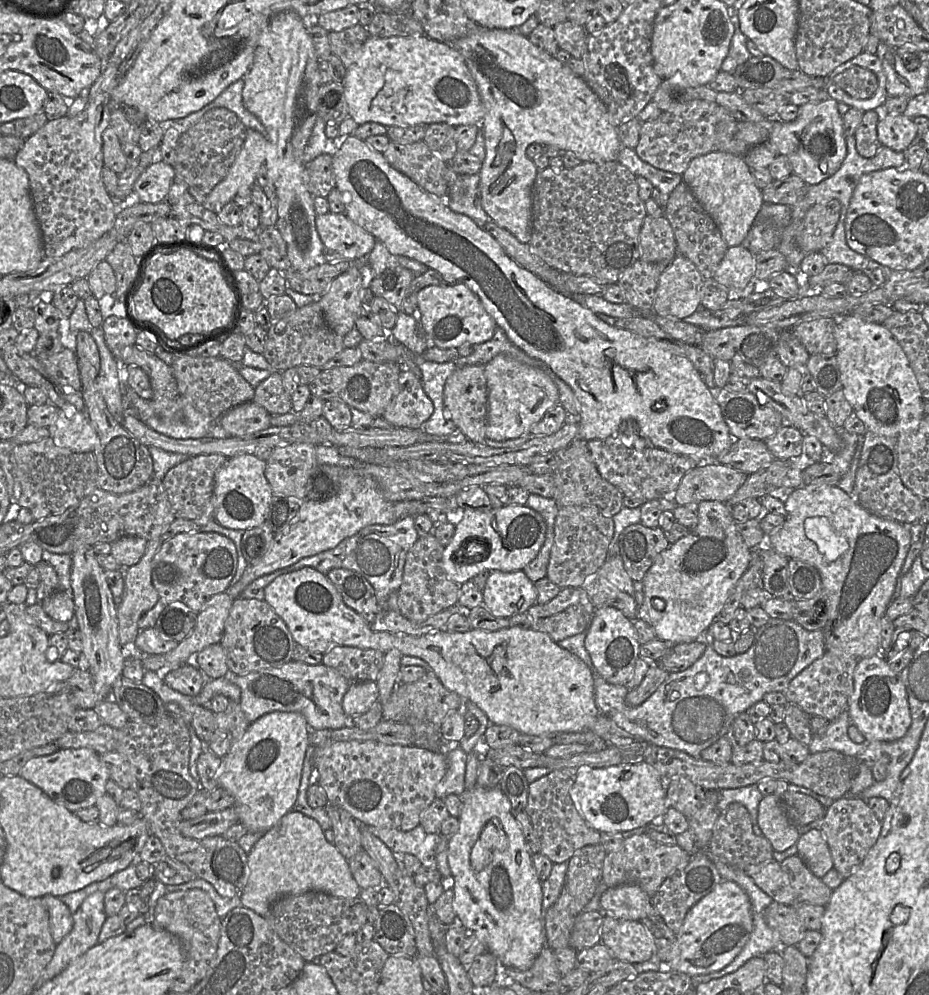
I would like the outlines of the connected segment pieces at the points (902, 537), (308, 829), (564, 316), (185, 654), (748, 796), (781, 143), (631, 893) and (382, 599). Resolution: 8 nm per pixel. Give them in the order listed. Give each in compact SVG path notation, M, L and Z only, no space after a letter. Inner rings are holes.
M821 484L821 485L802 485L792 490L784 502L787 515L783 526L776 532L766 536L767 546L773 548L777 553L788 559L798 559L813 565L820 573L822 580L822 594L825 596L827 608L827 622L823 628L825 651L831 652L838 656L852 656L857 659L867 658L880 653L880 621L885 616L886 610L892 600L898 597L899 593L899 576L905 557L908 553L911 534L907 525L897 521L879 517L866 511L856 501L853 495L848 495L838 486Z
M291 810L264 833L247 854L249 877L240 895L242 906L264 916L272 904L287 895L310 891L338 898L359 897L361 888L354 879L347 859L328 842L320 824L301 812Z
M349 135L345 138L340 148L333 154L333 172L336 186L346 204L346 215L358 226L371 233L377 241L381 241L387 249L394 255L406 256L425 264L429 269L440 273L443 277L452 277L456 283L466 285L481 300L486 311L495 320L498 327L504 330L509 340L529 357L545 363L553 373L568 384L573 390L579 406L579 416L576 420L579 426L578 438L586 441L593 439L604 439L610 436L618 436L624 425L631 423L637 435L641 436L647 444L664 449L666 451L688 456L696 461L716 461L732 442L733 437L722 416L721 408L711 395L702 379L702 375L697 371L692 362L673 349L670 342L657 340L655 338L645 338L628 330L611 326L602 321L597 314L592 312L580 302L572 298L573 294L564 294L552 288L541 278L520 266L502 248L502 246L483 228L479 227L471 218L466 215L455 213L446 204L444 199L440 199L423 190L415 182L394 169L386 160L384 154L371 149L364 140L356 136Z
M226 592L213 595L197 613L197 622L192 632L184 640L178 642L177 646L173 650L165 654L149 654L138 650L133 644L131 649L126 650L126 661L129 659L139 659L146 671L154 672L164 665L182 665L191 661L193 657L205 647L220 643L232 603L233 599Z
M756 784L735 789L720 791L717 807L720 813L725 812L731 803L737 802L745 806L751 816L753 831L764 836L758 824L758 806L763 798Z
M829 98L799 106L798 116L792 122L774 119L769 141L778 154L788 158L794 174L808 185L819 184L838 171L847 154L838 102Z
M634 884L607 888L600 897L601 911L619 919L641 921L651 904L652 898Z
M413 516L401 518L391 525L369 525L344 539L333 549L304 557L286 568L278 569L255 579L242 591L240 597L264 600L264 589L269 583L282 574L303 567L312 567L325 575L334 568L345 568L363 575L373 586L378 603L386 608L389 595L398 591L401 586L407 553L418 538Z

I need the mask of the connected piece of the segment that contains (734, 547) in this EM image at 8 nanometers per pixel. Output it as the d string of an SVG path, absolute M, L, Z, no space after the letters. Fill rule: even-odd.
M701 501L697 508L698 523L686 536L662 551L646 572L642 583L644 601L638 618L651 625L658 639L670 645L703 641L705 633L734 591L738 581L748 569L753 551L747 547L731 514L731 507L720 501Z

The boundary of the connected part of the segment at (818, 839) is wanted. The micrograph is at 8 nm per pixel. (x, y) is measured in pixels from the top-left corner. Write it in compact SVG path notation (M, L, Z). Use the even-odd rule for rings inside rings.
M811 829L800 835L796 847L797 855L815 876L822 878L833 868L833 859L821 830Z

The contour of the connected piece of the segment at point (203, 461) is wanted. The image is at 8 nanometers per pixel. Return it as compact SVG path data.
M207 454L188 457L169 469L162 484L176 518L185 518L204 526L214 518L214 477L217 470L227 461L222 454Z

